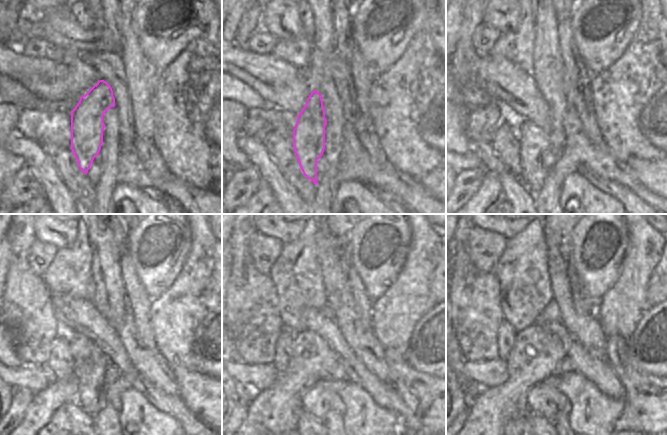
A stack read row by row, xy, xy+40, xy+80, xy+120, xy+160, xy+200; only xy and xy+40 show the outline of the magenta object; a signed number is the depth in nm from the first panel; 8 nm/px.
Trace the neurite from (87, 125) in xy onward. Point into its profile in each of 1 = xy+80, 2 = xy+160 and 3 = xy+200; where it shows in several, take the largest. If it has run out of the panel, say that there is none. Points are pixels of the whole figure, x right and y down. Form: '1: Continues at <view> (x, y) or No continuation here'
1: Continues at xy+80 (533, 140)
2: Continues at xy+160 (312, 401)
3: Continues at xy+200 (537, 402)

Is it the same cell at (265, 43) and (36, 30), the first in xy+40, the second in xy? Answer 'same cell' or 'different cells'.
different cells

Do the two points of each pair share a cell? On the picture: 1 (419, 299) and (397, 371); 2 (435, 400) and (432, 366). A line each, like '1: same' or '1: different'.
1: different
2: different

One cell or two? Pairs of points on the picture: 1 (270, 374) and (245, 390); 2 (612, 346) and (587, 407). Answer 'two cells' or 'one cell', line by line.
1: two cells
2: two cells

